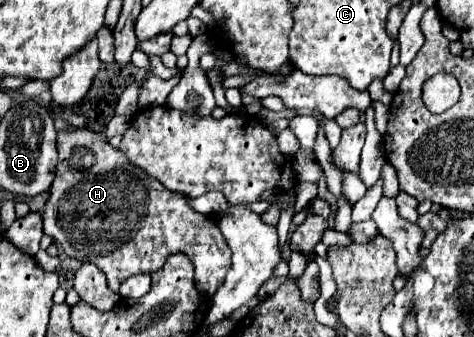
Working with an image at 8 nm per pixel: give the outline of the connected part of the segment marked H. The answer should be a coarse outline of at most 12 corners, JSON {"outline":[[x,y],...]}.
{"outline":[[93,129],[57,131],[43,231],[111,291],[183,251],[231,267],[193,211]]}

